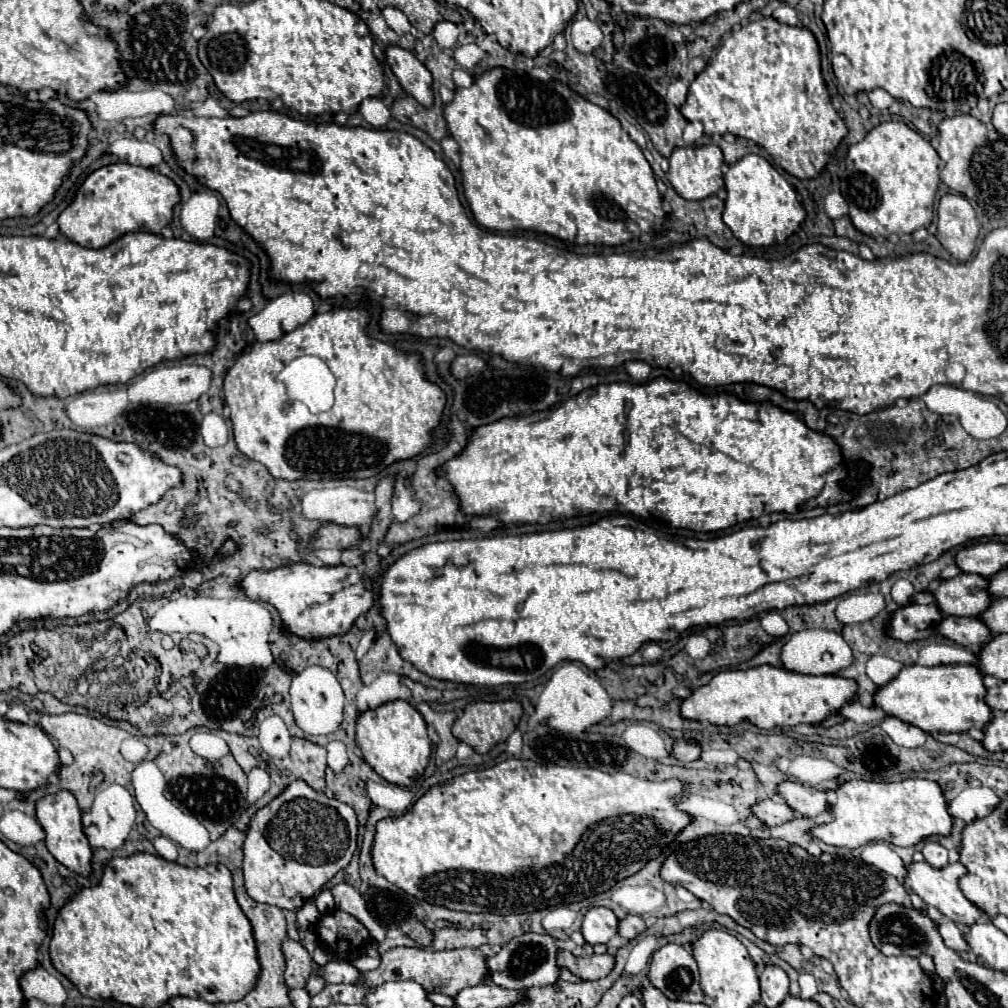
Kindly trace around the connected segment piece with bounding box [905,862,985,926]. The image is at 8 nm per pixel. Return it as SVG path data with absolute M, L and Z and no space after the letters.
M919 862L919 864L911 864L909 870L907 870L907 876L905 876L905 886L909 886L927 906L933 906L937 908L941 914L945 914L947 918L951 918L953 922L957 922L959 926L971 926L975 924L981 916L985 916L973 902L969 902L965 898L965 894L961 892L959 888L959 880L965 876L965 866L961 862L955 862L955 864L949 864L941 870L935 870L931 868L927 862Z

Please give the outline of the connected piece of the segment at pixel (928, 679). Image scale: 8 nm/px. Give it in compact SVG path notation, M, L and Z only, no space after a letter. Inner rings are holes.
M951 664L951 666L903 666L897 678L881 686L875 694L875 706L885 710L889 716L905 720L925 732L967 732L971 728L983 728L993 718L993 710L985 704L985 684L983 674L973 664Z

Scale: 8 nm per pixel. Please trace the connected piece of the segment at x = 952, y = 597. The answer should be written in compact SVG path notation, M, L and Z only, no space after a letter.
M961 574L941 582L935 600L947 616L981 616L993 602L989 594L989 578L977 574Z

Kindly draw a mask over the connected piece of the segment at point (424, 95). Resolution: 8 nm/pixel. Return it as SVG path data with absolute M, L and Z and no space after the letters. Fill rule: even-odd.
M389 46L385 50L385 62L397 76L405 94L413 96L419 104L427 108L433 104L433 90L431 90L431 72L405 48Z

